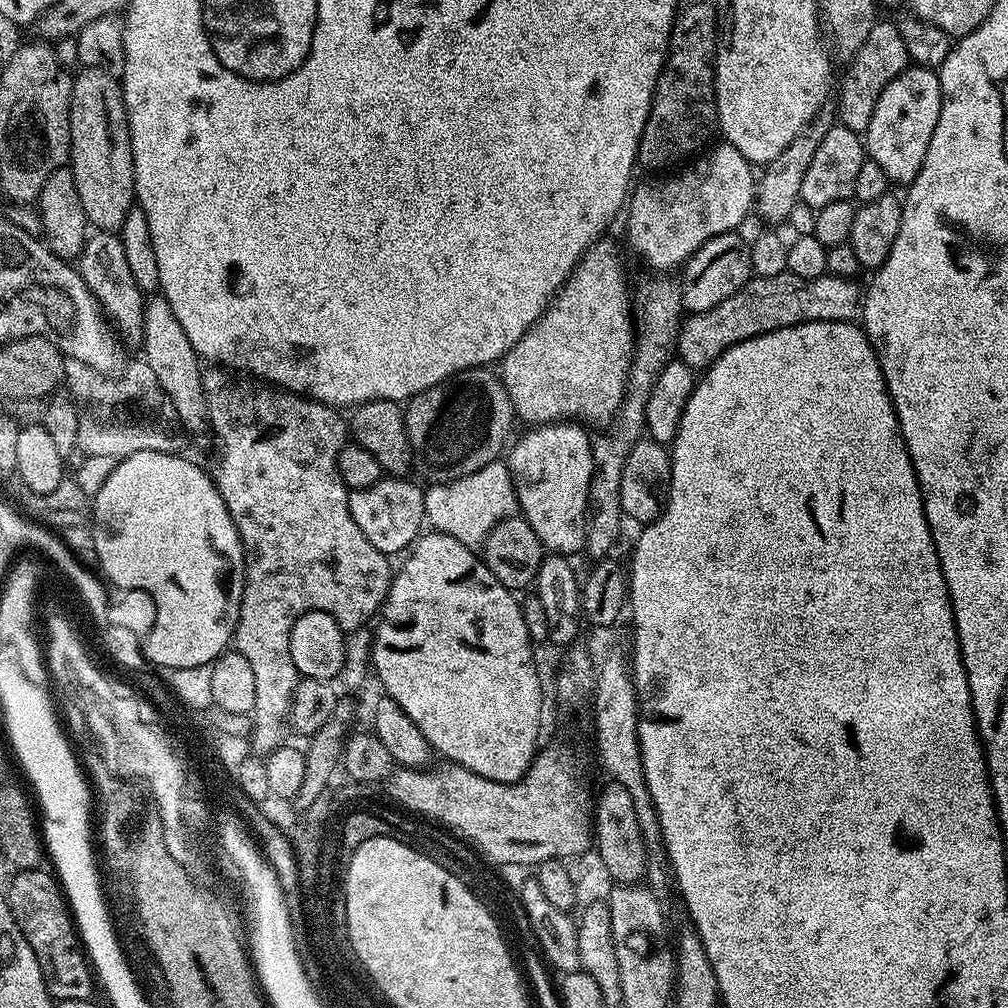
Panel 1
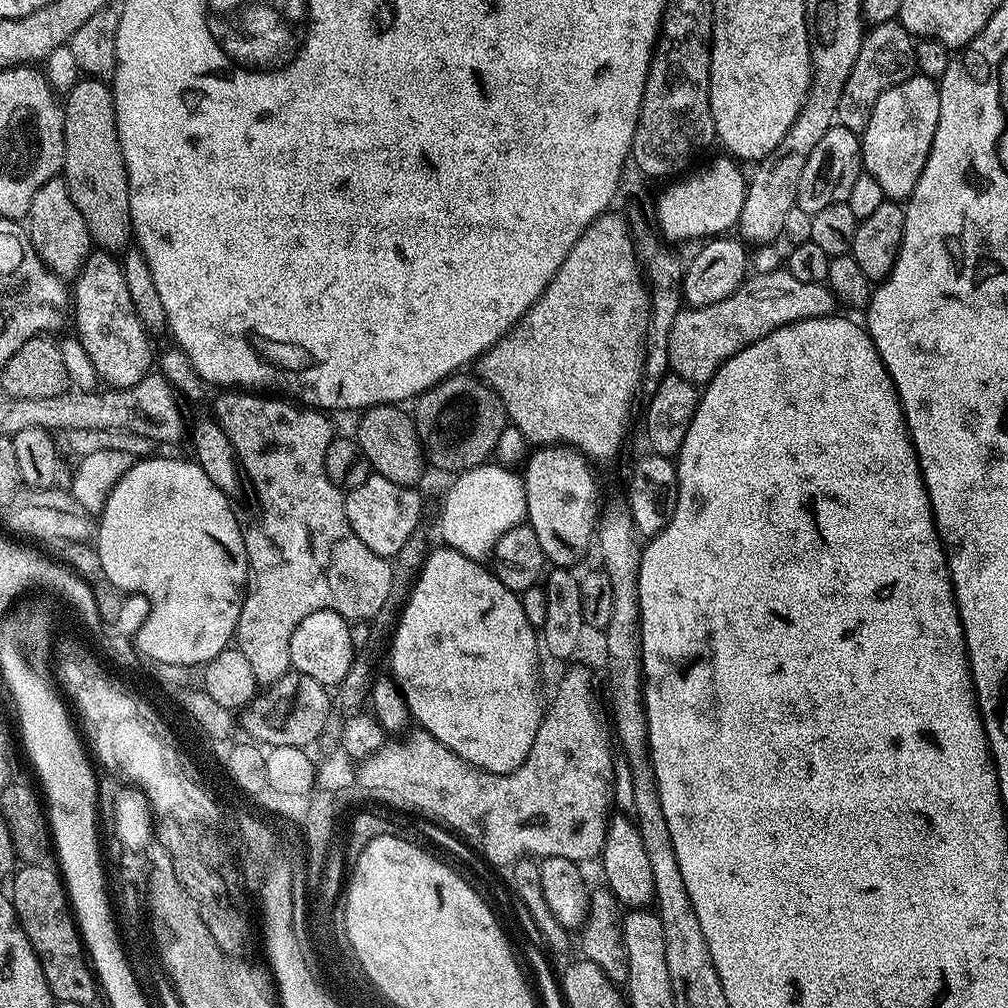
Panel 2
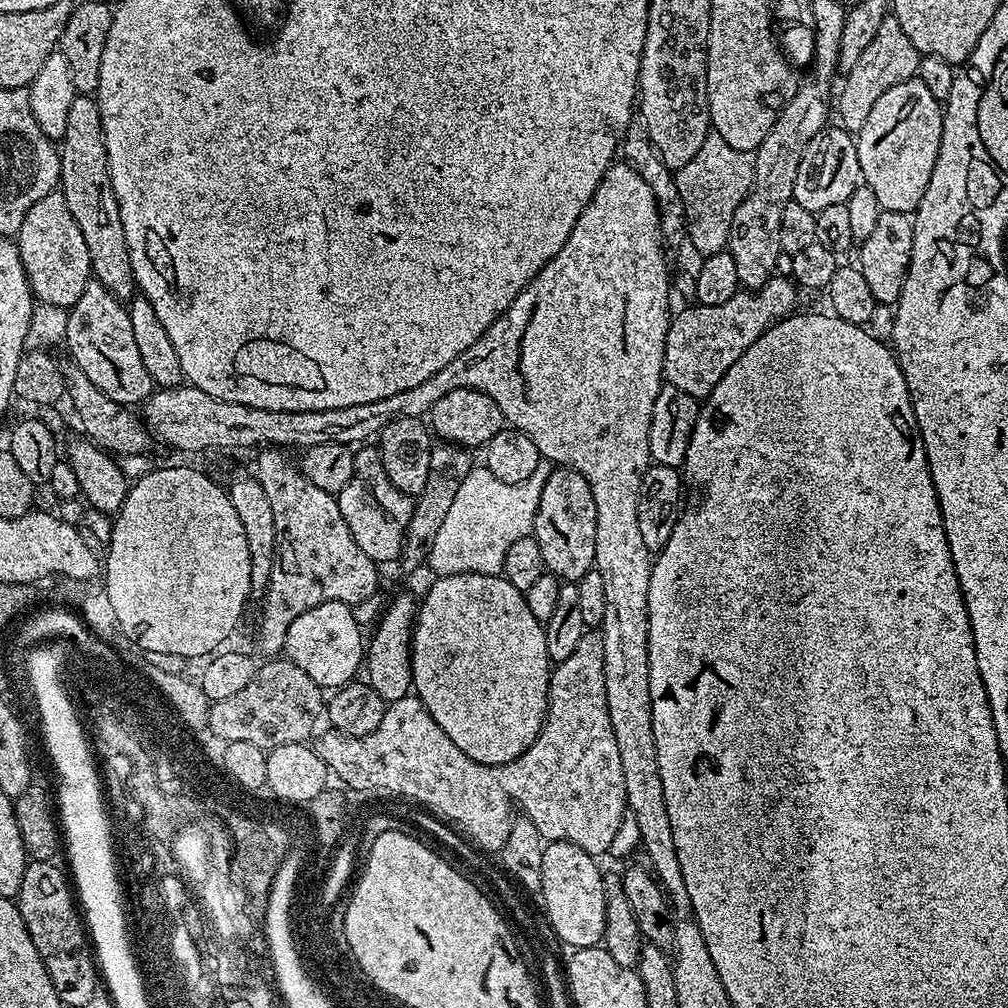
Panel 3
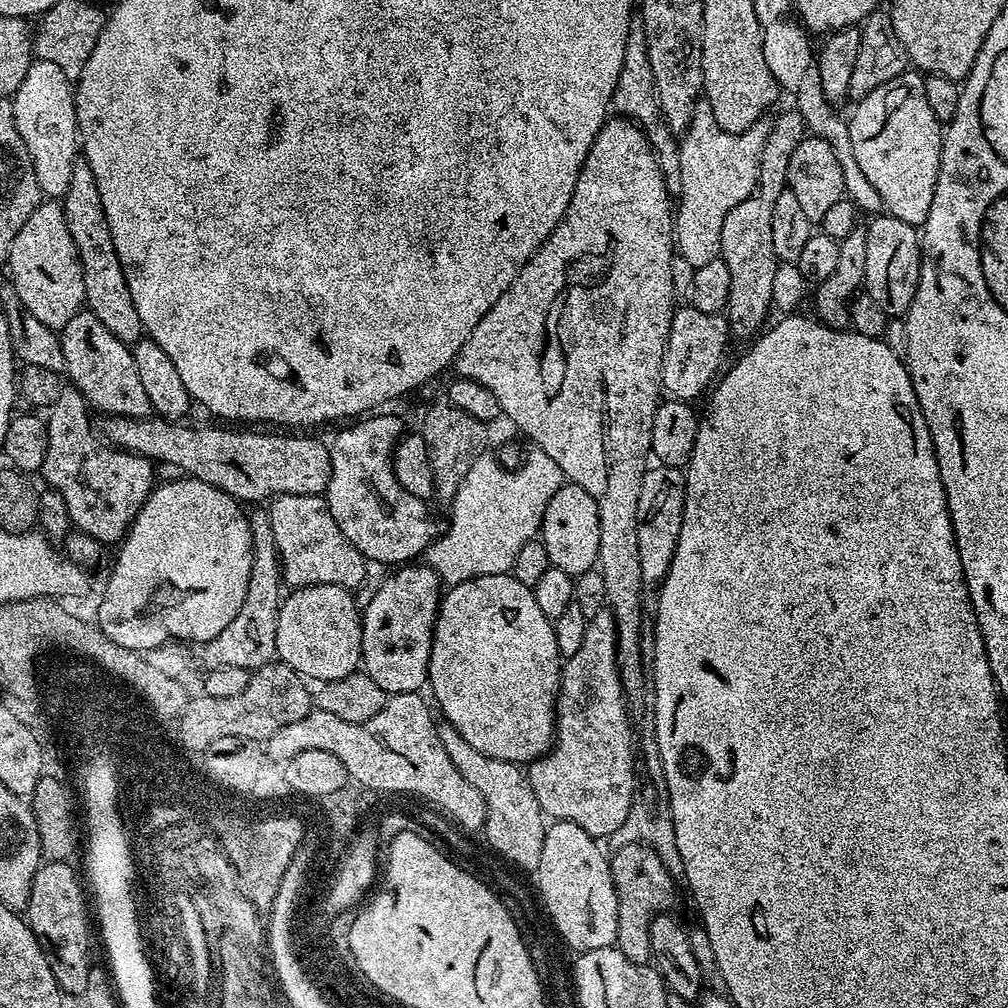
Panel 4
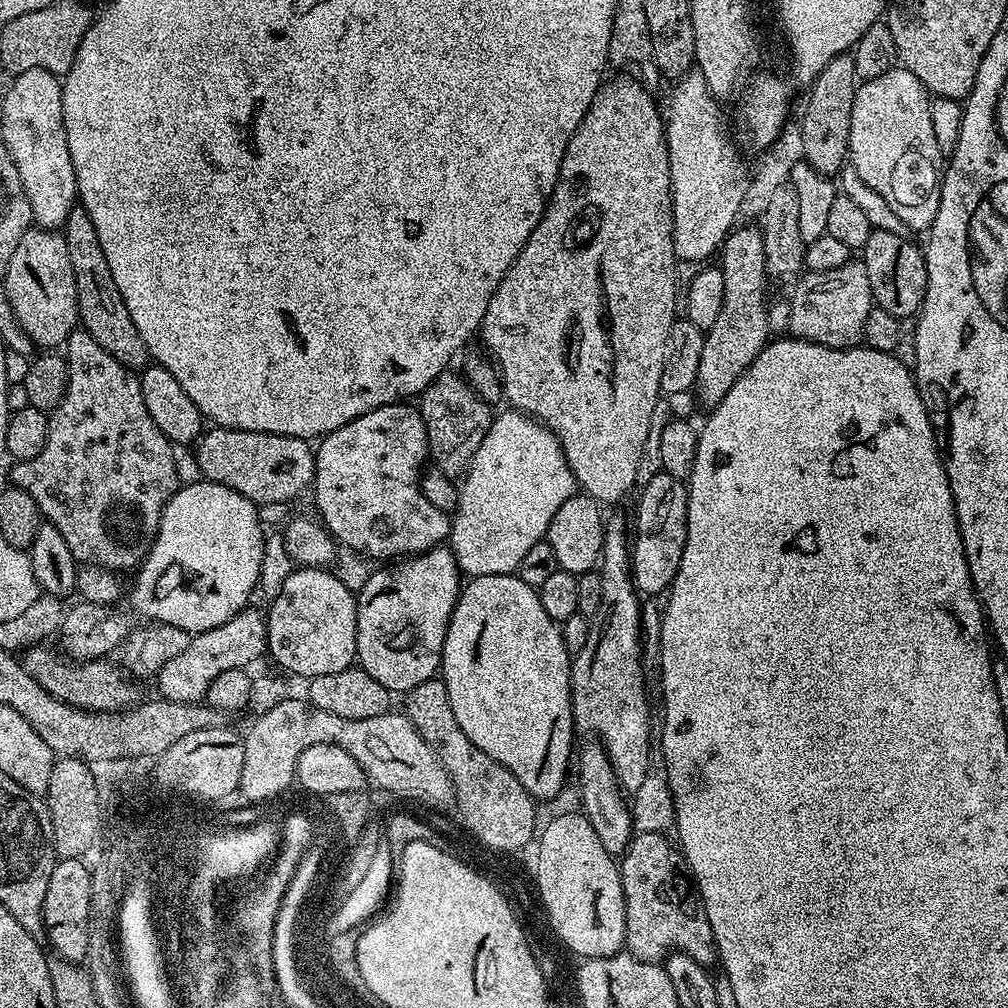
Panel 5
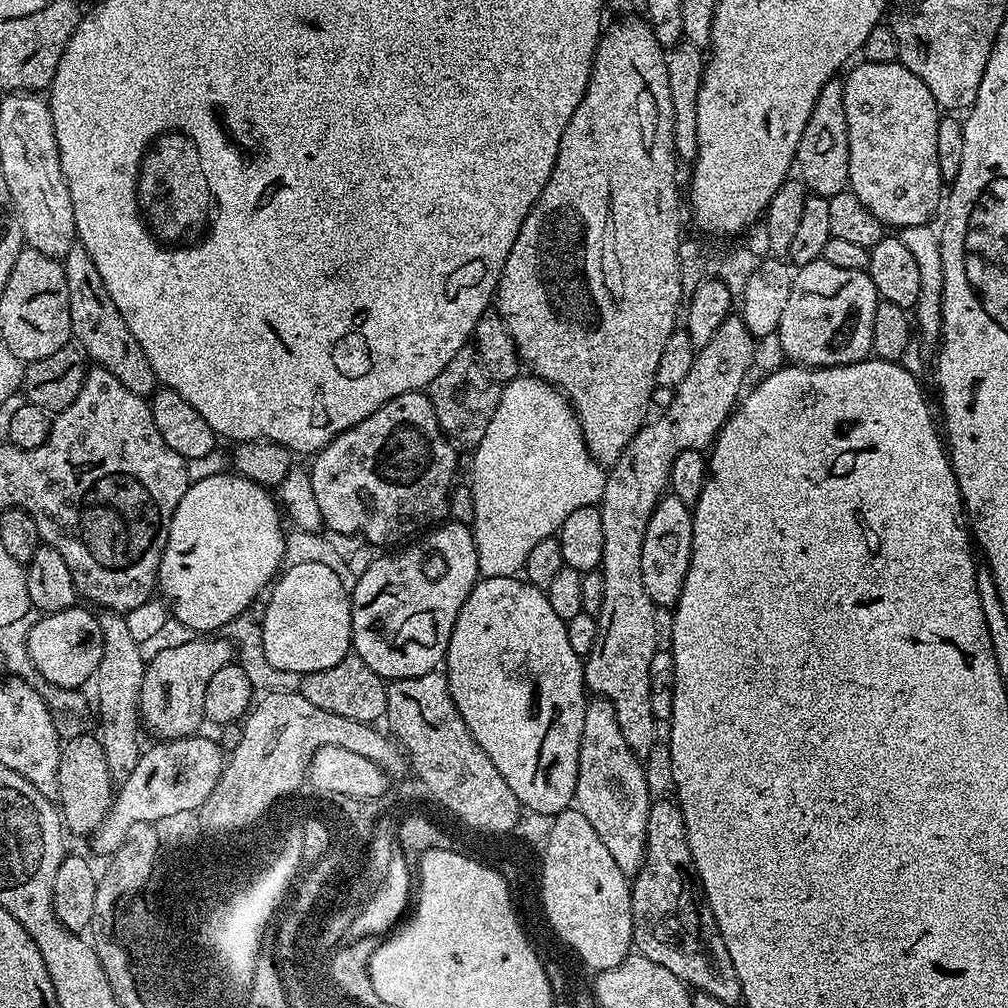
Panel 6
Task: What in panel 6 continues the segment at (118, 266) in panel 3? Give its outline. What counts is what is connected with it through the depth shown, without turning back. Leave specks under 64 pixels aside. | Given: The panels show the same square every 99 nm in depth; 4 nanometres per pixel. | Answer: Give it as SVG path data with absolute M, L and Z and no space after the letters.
M73 246L62 257L62 263L70 294L72 334L80 351L93 365L110 370L126 390L134 390L134 394L145 398L151 397L158 387L154 366L150 366L150 358L146 358L146 350L142 350L138 338L130 334L122 314L118 314L114 298L110 298L110 290L106 290L106 282L102 282L98 266L94 266L94 258L90 258L84 248Z

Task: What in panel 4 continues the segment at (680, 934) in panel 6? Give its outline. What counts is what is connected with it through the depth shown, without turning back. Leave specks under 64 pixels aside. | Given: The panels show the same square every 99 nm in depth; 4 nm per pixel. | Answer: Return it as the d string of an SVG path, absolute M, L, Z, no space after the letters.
M646 844L624 846L618 854L610 856L612 877L618 894L618 934L615 947L620 949L630 962L649 963L648 923L654 917L667 913L672 904L672 895L678 891L678 885L662 864L653 847Z

